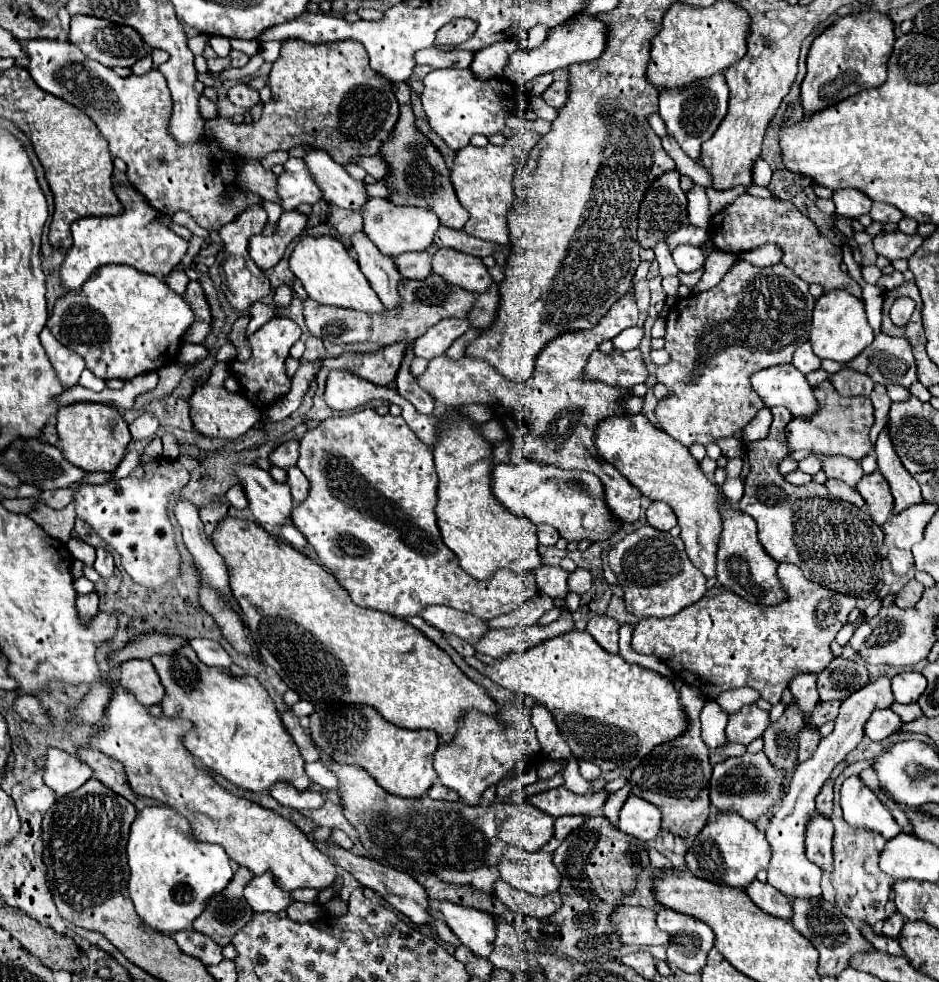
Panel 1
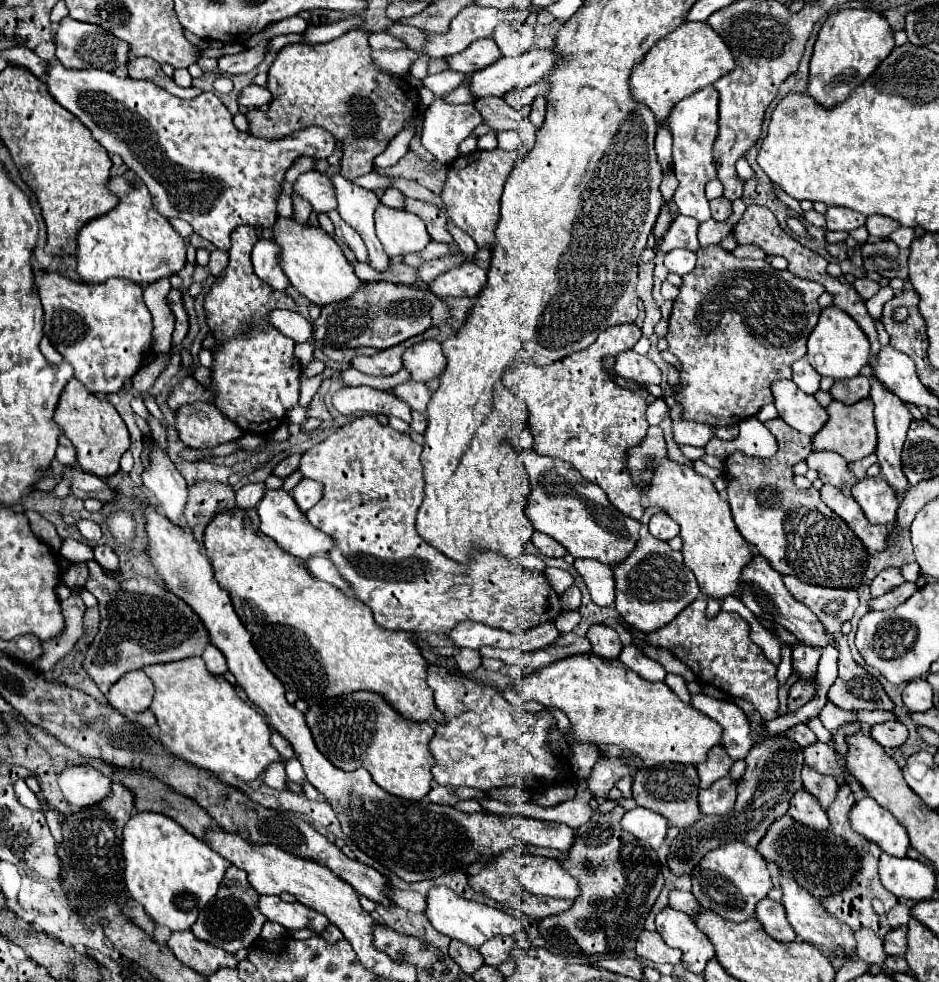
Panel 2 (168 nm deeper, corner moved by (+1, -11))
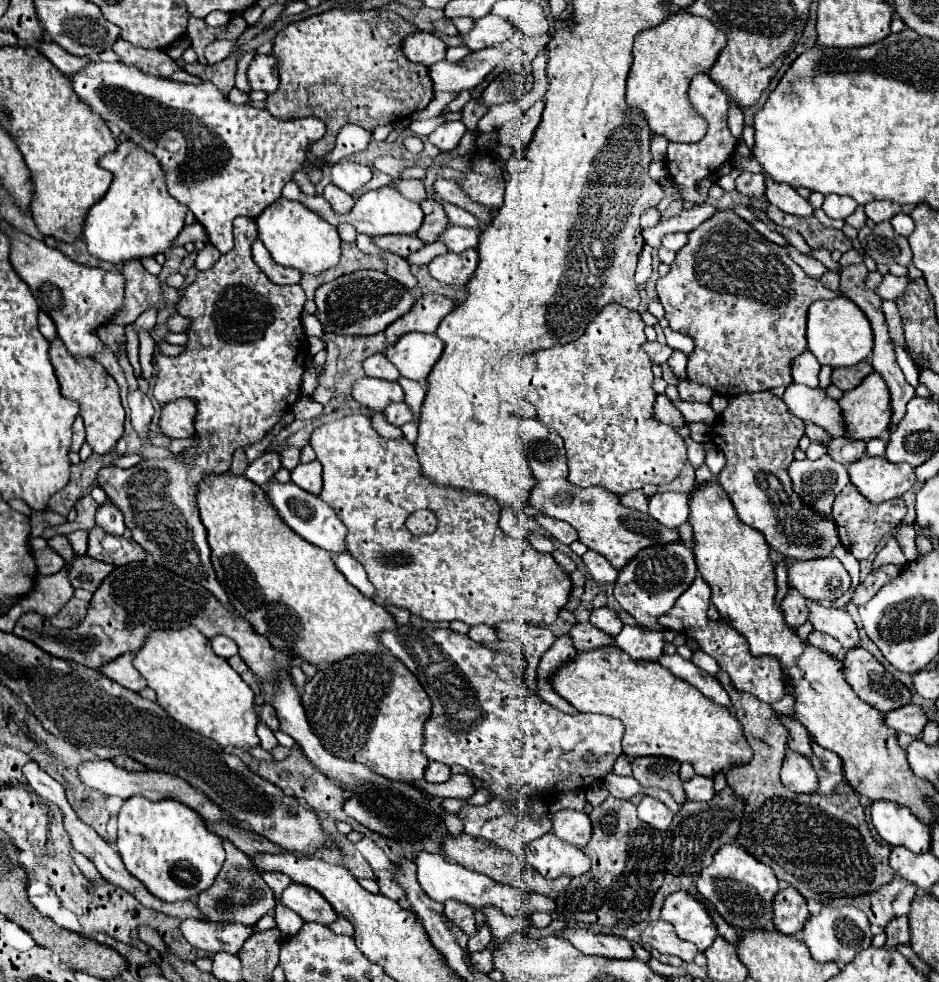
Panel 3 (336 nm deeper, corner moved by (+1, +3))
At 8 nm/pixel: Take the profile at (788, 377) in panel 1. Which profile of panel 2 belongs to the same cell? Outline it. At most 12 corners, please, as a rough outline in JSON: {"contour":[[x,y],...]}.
{"contour":[[793,380],[771,384],[779,416],[813,436],[829,418]]}

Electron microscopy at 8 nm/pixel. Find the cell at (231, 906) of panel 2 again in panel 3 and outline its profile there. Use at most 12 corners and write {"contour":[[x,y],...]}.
{"contour":[[223,840],[223,868],[197,906],[211,922],[253,926],[275,896],[245,852]]}

